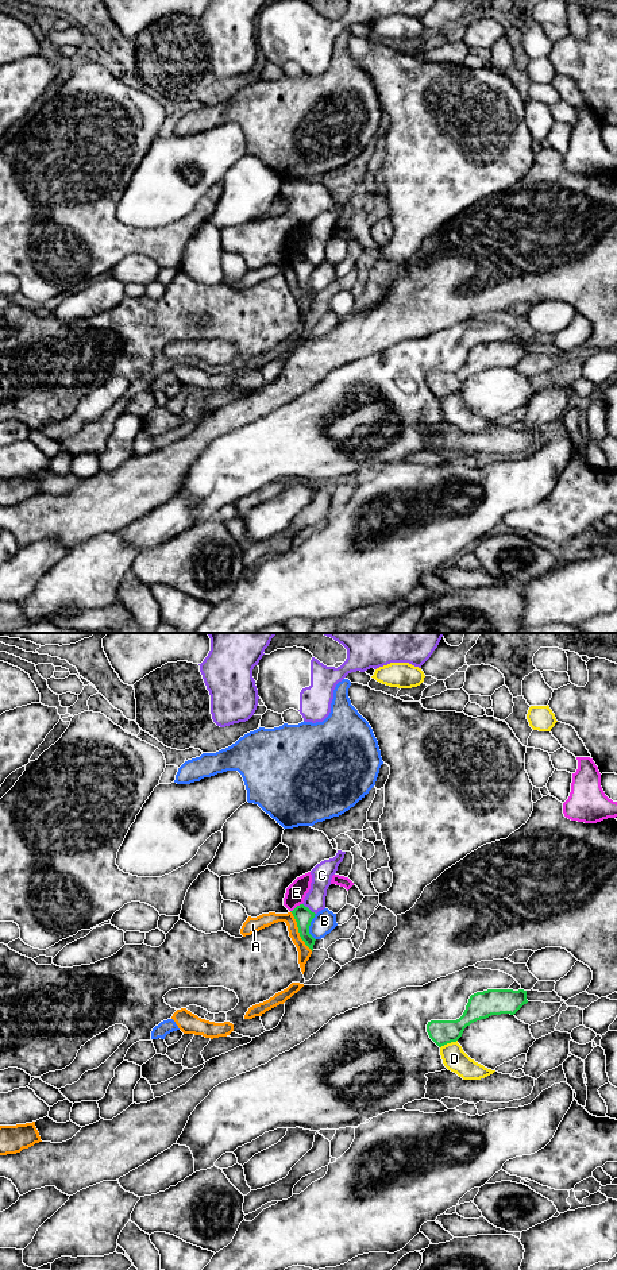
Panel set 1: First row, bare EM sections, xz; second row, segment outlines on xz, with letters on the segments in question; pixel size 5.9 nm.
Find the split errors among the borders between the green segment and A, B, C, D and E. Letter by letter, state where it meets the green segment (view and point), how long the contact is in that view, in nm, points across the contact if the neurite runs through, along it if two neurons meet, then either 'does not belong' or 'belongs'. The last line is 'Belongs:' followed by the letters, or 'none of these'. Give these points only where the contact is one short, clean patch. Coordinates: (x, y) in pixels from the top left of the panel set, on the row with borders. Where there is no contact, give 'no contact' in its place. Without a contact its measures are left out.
A: meets green in xz at (299, 931); contact 280 nm long; does not belong
B: meets green in xz at (308, 927); contact 160 nm long; border along xz (316, 914), (309, 926), (309, 934), (315, 940); does not belong
C: meets green in xz at (308, 908); contact 100 nm long; border along xz (303, 903), (315, 914); does not belong
D: meets green in xz at (448, 1042); contact 120 nm long; does not belong
E: meets green in xz at (297, 906); contact 90 nm long; border along xz (301, 903), (290, 911); does not belong
Belongs: none of these

